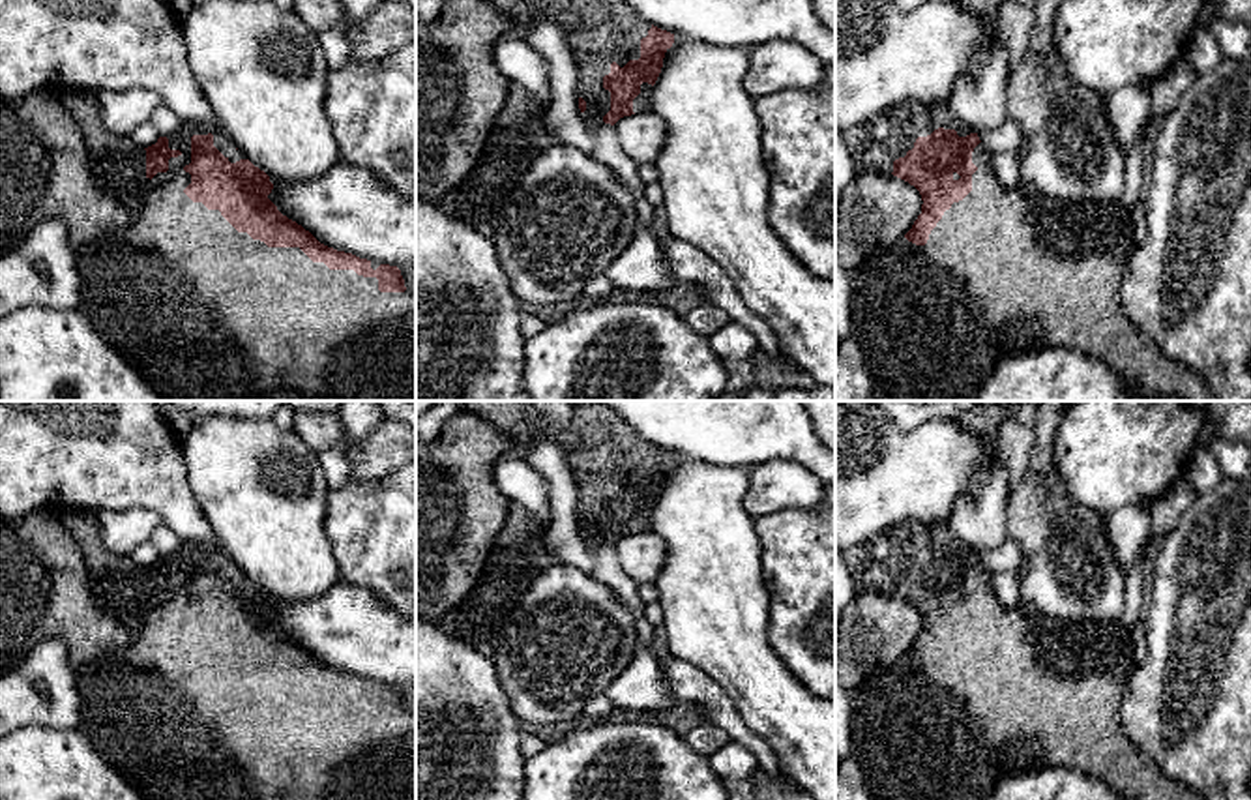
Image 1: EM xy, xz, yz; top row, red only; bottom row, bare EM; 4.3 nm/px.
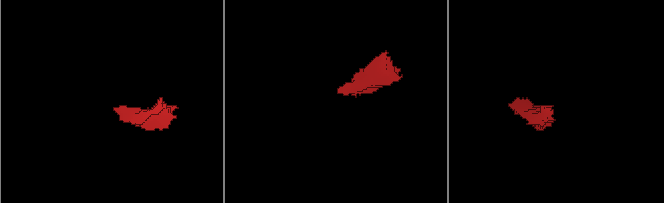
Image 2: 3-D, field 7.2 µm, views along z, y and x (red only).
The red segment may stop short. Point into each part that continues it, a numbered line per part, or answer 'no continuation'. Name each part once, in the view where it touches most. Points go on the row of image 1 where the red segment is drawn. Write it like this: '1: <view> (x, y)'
1: xy (201, 311)

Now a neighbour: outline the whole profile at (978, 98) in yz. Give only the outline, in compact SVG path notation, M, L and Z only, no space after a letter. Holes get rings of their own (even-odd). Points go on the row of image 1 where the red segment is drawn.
M983 15L981 41L970 54L968 67L955 79L949 96L951 112L974 133L991 131L1008 120L1008 49L1000 37L998 15Z

